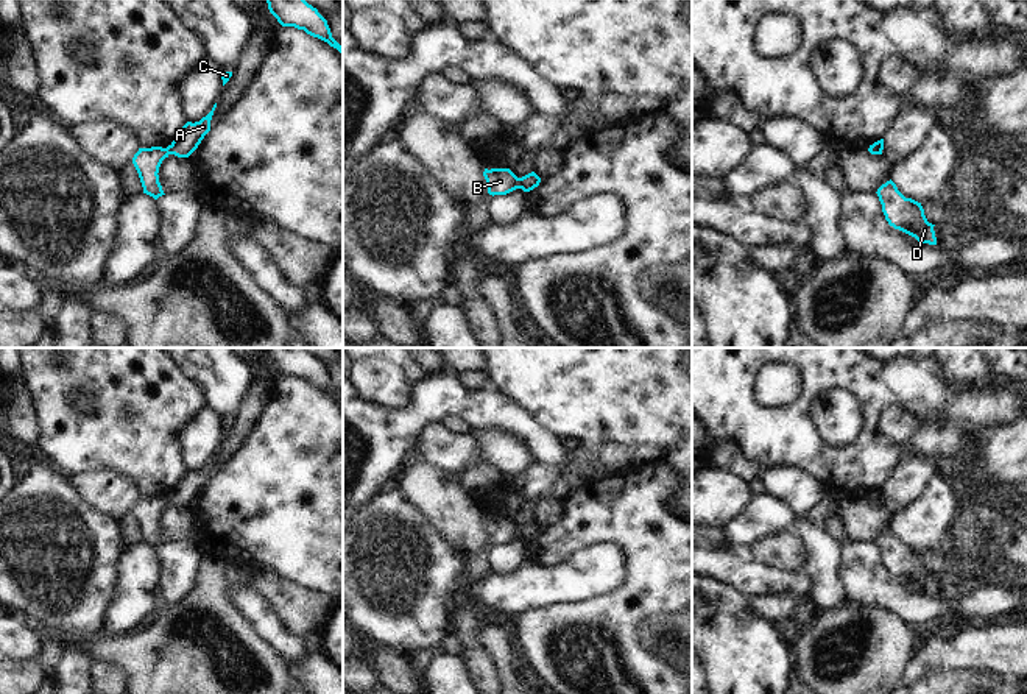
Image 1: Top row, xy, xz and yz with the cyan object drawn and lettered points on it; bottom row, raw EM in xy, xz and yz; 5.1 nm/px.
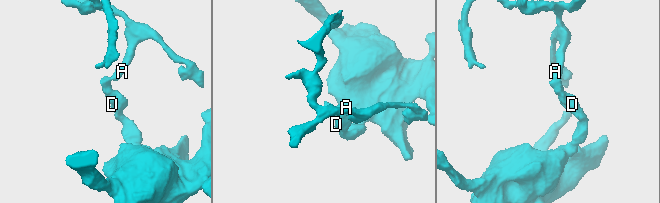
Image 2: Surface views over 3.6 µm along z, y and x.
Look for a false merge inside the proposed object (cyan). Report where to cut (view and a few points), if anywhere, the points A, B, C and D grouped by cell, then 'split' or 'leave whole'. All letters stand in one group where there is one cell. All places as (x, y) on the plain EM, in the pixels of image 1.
xz (519, 527), (518, 537) | A C / B D | split

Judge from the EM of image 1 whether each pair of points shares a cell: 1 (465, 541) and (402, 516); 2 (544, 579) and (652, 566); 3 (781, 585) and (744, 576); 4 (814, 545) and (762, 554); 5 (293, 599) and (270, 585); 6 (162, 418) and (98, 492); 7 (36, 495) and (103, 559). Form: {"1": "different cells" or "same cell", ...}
{"1": "different cells", "2": "different cells", "3": "same cell", "4": "different cells", "5": "same cell", "6": "different cells", "7": "same cell"}

